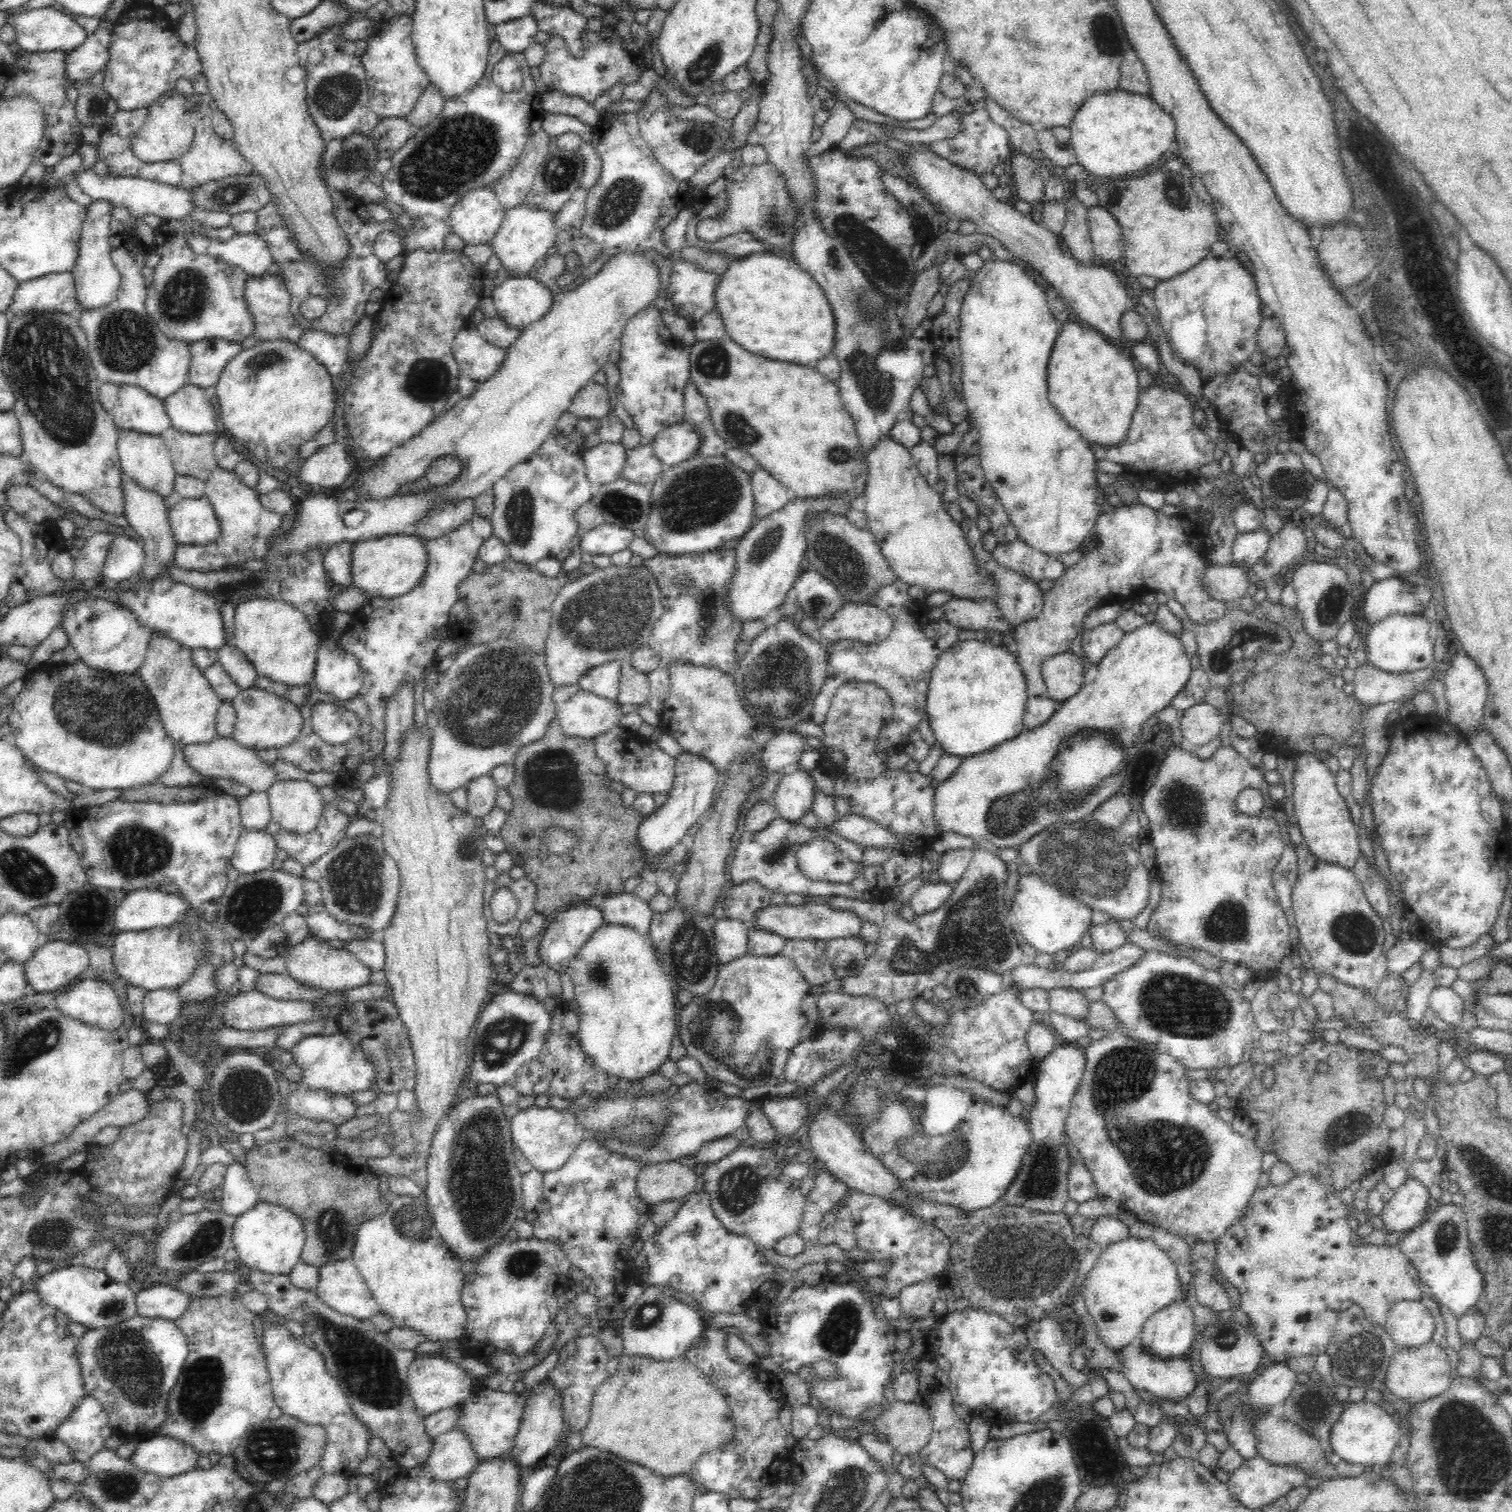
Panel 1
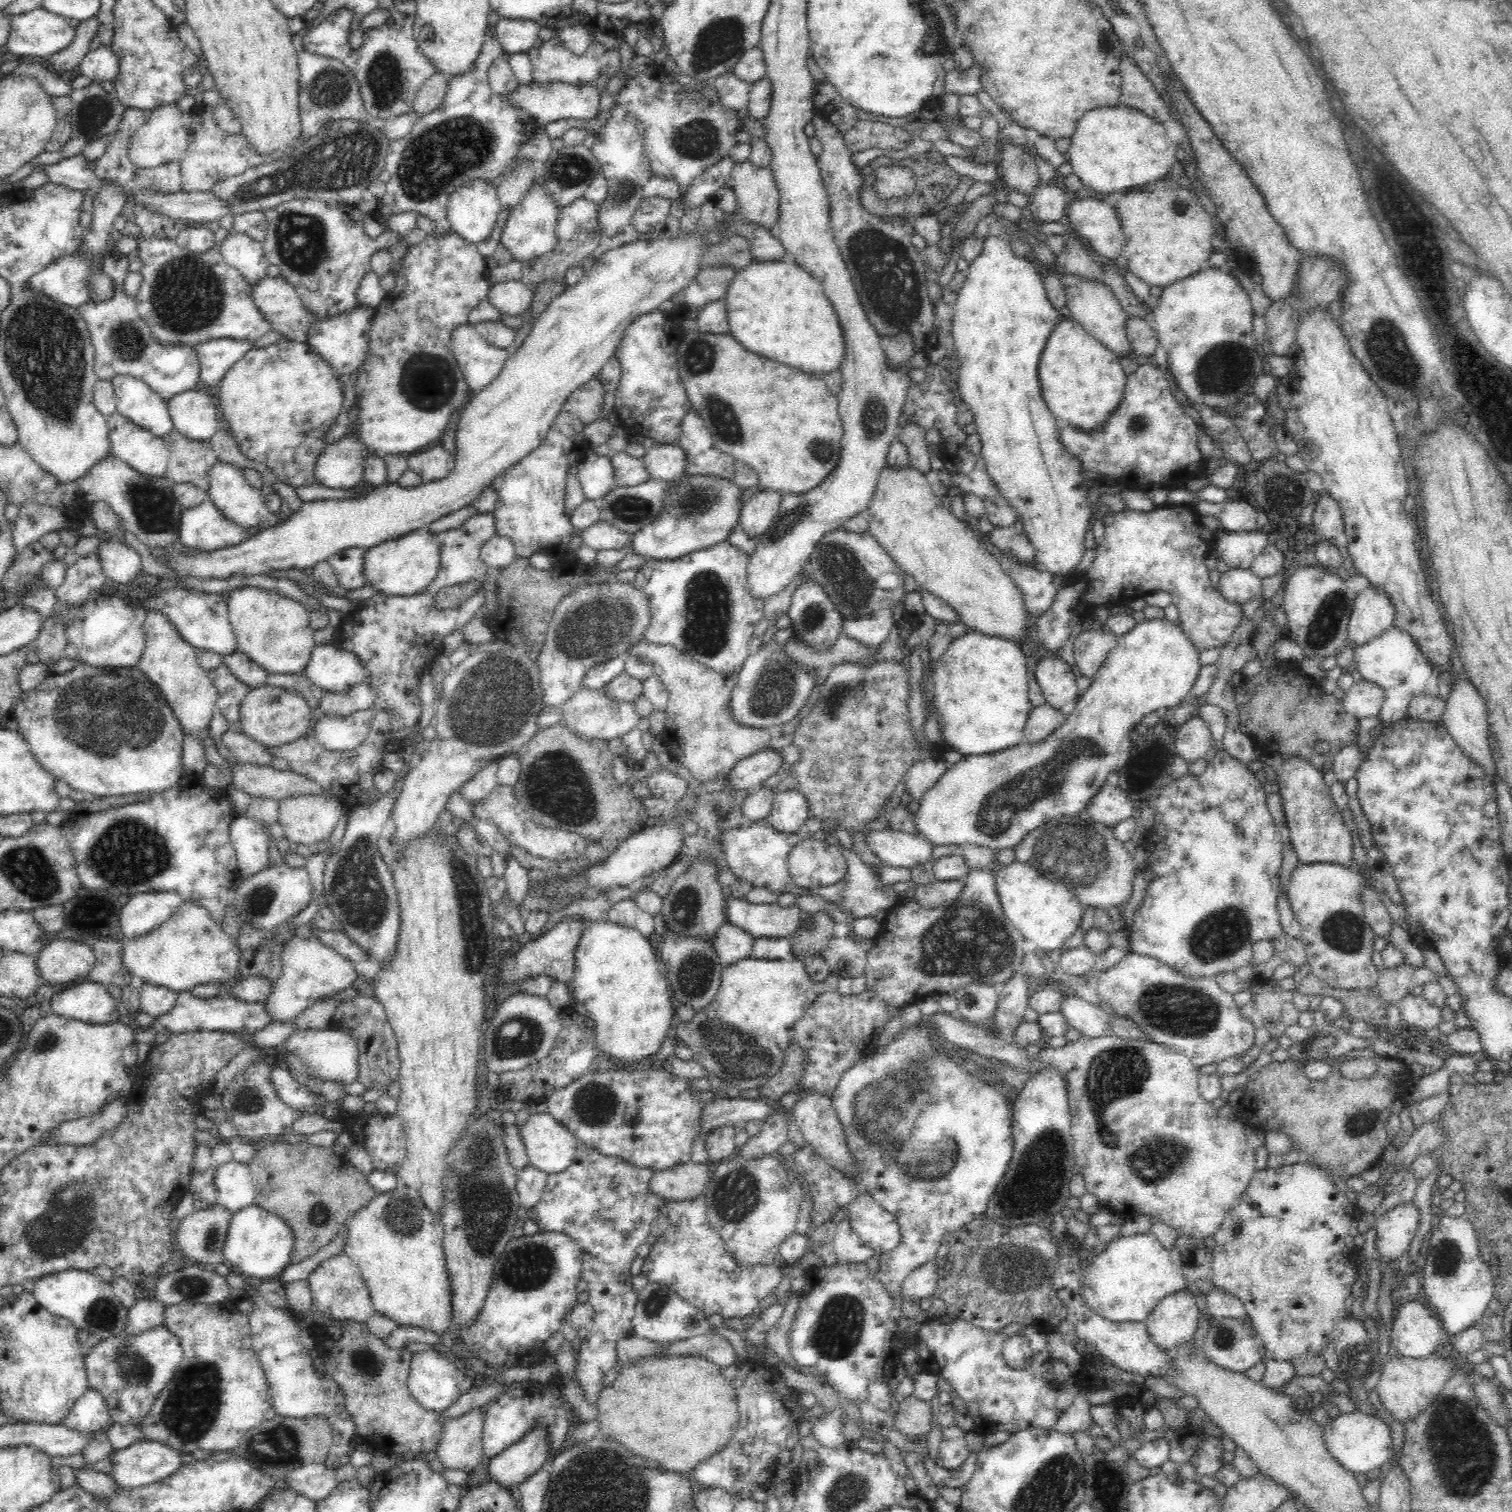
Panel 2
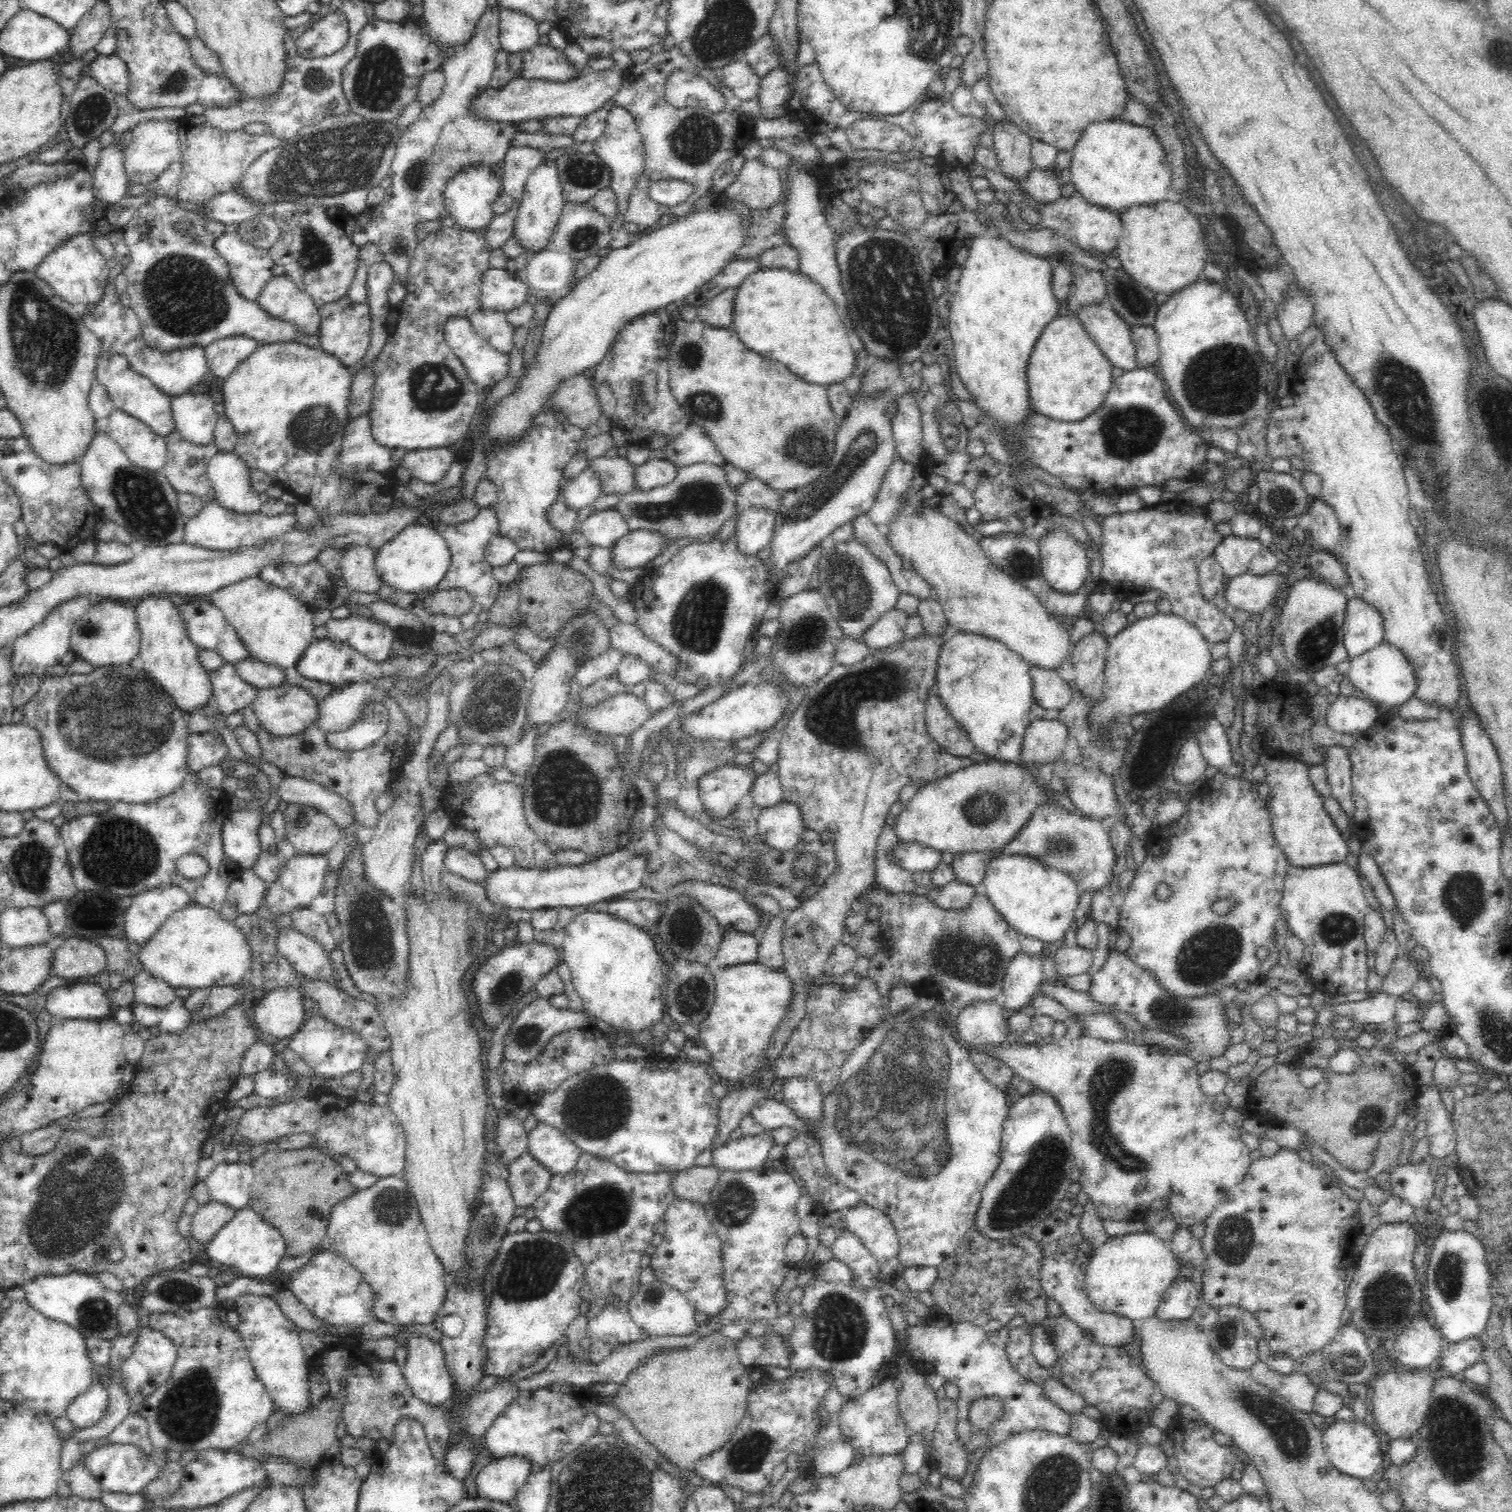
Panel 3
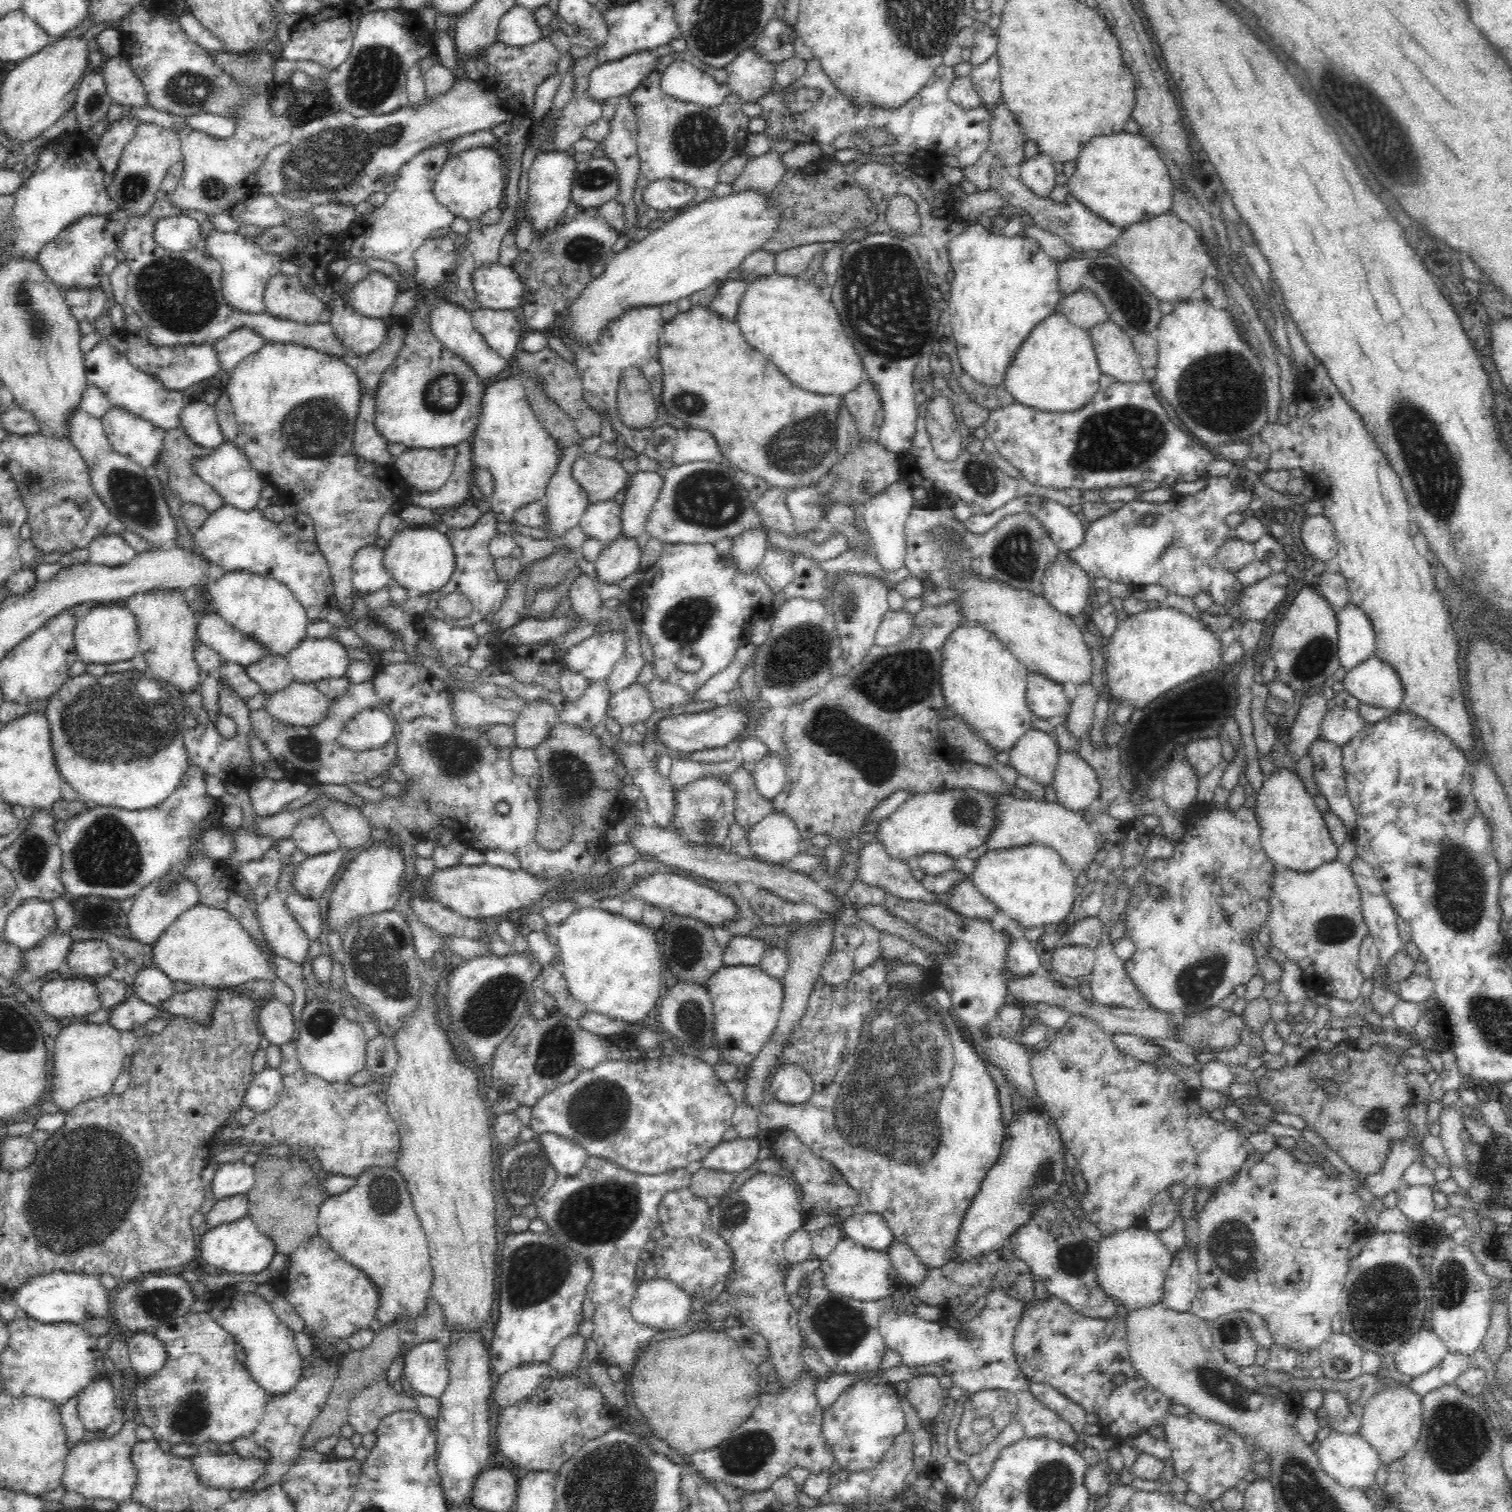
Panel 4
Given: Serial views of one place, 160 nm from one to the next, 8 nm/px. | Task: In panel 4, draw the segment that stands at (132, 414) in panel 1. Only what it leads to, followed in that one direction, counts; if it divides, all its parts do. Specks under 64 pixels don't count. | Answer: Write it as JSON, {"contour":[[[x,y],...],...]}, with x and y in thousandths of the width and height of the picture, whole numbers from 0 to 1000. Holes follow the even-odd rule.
{"contour":[[[67,223],[66,226],[56,234],[58,254],[69,259],[75,269],[83,270],[104,283],[112,285],[119,282],[119,273],[122,268],[124,268],[124,261],[121,261],[119,259],[110,258],[102,249],[90,244],[83,235],[73,229],[72,223]]]}

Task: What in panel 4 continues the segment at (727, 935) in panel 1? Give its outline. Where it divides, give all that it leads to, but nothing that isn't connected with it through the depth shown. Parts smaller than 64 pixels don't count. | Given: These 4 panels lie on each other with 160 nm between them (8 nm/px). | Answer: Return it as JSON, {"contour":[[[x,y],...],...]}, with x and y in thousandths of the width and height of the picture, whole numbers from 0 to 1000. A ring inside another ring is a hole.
{"contour":[[[487,619],[481,624],[478,631],[478,637],[480,639],[500,639],[505,632],[507,625],[504,621],[496,619]]]}

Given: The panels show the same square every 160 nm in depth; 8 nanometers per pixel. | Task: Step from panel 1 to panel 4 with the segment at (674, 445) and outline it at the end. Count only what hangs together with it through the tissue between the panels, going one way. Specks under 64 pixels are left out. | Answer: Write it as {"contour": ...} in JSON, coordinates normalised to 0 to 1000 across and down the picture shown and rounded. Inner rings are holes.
{"contour":[[[424,312],[416,315],[413,331],[411,334],[410,354],[425,357],[427,355],[427,347],[433,331],[438,322],[437,313]]]}

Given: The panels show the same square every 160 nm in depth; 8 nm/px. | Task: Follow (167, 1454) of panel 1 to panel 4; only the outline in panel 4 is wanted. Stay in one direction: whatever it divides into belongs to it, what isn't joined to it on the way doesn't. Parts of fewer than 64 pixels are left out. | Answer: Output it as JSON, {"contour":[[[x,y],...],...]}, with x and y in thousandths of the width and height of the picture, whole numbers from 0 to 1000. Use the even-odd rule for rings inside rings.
{"contour":[[[85,939],[81,946],[75,950],[64,950],[60,953],[54,952],[46,958],[43,964],[43,973],[40,980],[43,987],[52,987],[58,993],[61,991],[71,991],[79,994],[85,993],[90,981],[90,972],[87,965],[90,944],[89,940]]]}

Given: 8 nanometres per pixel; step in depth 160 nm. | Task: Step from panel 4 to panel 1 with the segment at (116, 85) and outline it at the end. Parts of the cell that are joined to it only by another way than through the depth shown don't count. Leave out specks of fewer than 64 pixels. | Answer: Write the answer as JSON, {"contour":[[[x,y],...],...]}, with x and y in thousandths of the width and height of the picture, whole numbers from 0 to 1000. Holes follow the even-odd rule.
{"contour":[[[66,13],[65,19],[58,24],[53,30],[44,36],[43,50],[46,55],[50,53],[59,53],[58,52],[61,52],[62,49],[69,46],[71,40],[74,19],[75,19],[74,13]]]}

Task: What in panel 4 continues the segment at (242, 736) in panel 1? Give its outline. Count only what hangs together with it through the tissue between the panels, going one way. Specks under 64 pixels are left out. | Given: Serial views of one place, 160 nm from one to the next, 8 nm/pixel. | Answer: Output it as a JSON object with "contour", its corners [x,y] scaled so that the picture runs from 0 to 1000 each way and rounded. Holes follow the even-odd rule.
{"contour":[[[194,450],[188,456],[177,459],[175,470],[185,478],[204,481],[213,478],[220,462],[213,459],[208,452]]]}

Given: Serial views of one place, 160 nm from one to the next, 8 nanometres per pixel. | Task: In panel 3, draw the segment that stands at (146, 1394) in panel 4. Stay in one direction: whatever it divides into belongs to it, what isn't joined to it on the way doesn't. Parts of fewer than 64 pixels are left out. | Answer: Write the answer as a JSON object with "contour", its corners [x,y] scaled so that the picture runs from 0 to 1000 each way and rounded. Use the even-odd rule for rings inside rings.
{"contour":[[[143,862],[137,865],[99,869],[99,878],[112,884],[118,894],[112,913],[98,923],[95,933],[92,935],[97,939],[99,952],[102,958],[119,961],[123,959],[155,959],[169,943],[176,940],[181,935],[179,923],[169,909],[158,878],[152,877],[149,872],[150,867],[151,866]]]}

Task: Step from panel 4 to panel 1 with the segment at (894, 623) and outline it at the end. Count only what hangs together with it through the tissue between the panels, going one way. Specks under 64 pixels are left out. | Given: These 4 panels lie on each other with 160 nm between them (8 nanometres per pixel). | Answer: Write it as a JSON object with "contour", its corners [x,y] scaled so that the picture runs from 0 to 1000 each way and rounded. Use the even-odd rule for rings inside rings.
{"contour":[[[559,398],[542,415],[545,425],[565,423],[571,425],[579,425],[585,423],[591,411],[585,403],[569,398]]]}

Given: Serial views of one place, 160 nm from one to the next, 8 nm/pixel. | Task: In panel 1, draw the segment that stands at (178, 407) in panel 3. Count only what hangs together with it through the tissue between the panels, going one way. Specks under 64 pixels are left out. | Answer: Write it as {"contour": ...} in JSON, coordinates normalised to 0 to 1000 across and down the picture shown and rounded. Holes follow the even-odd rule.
{"contour":[[[124,253],[108,266],[116,284],[130,287],[143,285],[143,272],[135,257]]]}

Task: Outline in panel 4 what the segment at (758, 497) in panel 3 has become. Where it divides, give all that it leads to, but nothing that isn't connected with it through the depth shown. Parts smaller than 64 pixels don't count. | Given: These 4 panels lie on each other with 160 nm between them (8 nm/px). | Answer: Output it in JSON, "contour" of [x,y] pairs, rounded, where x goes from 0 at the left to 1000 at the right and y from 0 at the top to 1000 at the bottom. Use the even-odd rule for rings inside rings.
{"contour":[[[511,322],[499,331],[499,337],[508,350],[517,352],[520,355],[526,355],[524,343],[521,335],[520,329],[521,327],[516,322]]]}

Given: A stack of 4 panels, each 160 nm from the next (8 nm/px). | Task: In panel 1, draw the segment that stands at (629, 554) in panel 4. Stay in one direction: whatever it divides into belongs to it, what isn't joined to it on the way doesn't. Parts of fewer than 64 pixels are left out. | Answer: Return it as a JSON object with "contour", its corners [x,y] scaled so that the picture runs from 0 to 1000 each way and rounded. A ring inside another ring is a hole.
{"contour":[[[460,300],[458,303],[451,304],[440,310],[434,315],[429,323],[431,335],[426,356],[435,364],[436,366],[450,367],[457,365],[472,364],[479,358],[489,356],[500,343],[500,329],[497,323],[497,315],[493,311],[485,307],[479,302],[464,302]]]}

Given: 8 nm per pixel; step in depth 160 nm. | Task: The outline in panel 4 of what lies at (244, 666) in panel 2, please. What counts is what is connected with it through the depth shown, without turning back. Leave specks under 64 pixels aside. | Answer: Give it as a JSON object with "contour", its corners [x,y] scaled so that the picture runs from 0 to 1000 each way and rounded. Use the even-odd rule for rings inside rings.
{"contour":[[[176,433],[173,437],[162,441],[164,447],[172,453],[176,459],[188,456],[194,451],[189,434]]]}

